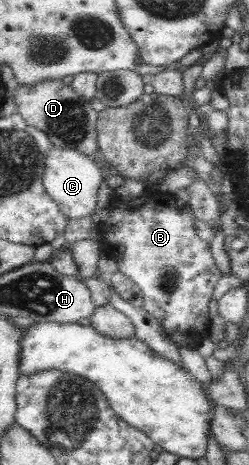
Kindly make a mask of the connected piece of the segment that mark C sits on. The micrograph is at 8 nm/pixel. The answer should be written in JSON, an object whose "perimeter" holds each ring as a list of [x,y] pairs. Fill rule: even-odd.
{"perimeter":[[[53,146],[47,153],[45,164],[45,189],[61,207],[62,214],[70,220],[90,217],[98,205],[98,193],[105,180],[102,170],[96,165],[96,159],[92,160],[90,155],[75,149]]]}

